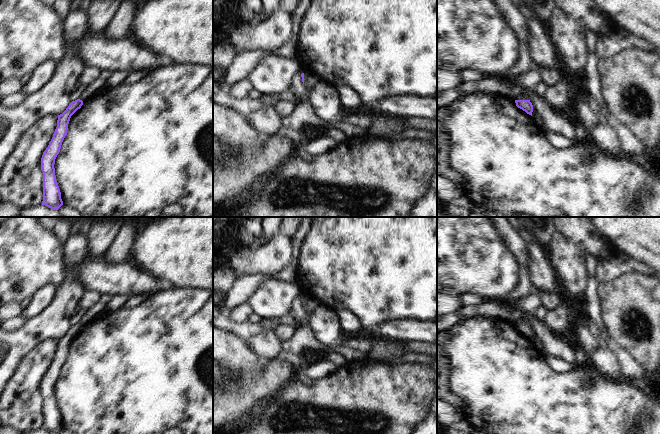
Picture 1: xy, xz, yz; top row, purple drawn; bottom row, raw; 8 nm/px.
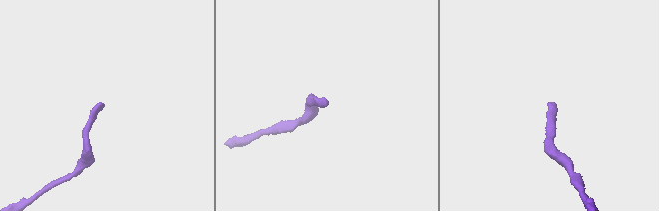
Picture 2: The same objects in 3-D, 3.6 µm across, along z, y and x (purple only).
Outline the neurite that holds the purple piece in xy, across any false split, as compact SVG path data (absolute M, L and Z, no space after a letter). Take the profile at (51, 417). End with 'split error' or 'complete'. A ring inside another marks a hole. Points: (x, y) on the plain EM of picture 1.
M80 323L72 325L66 334L62 338L58 339L57 351L41 382L41 394L43 396L42 429L51 433L58 434L63 429L61 416L56 406L54 392L55 383L59 378L62 366L67 359L70 342L78 333L81 332L82 329L83 325Z | complete

